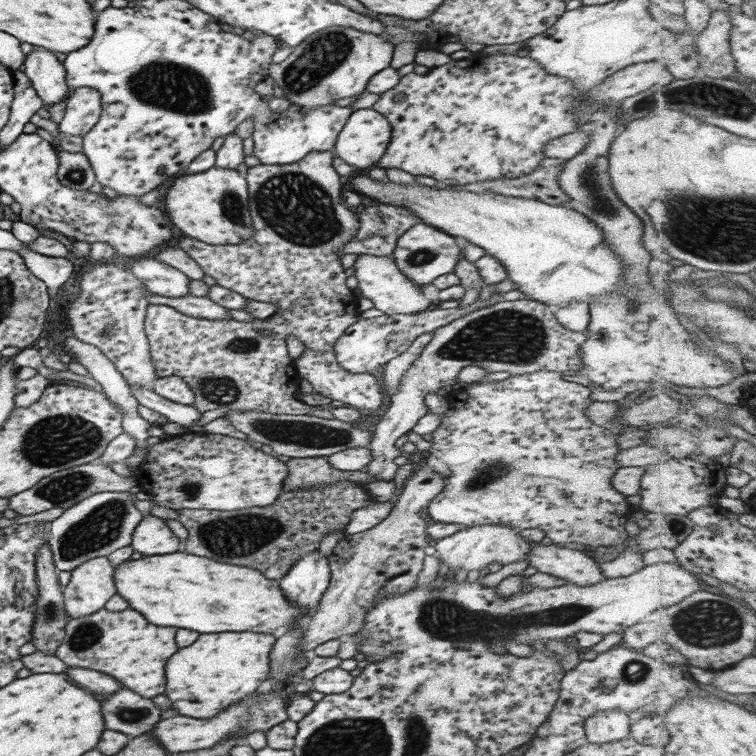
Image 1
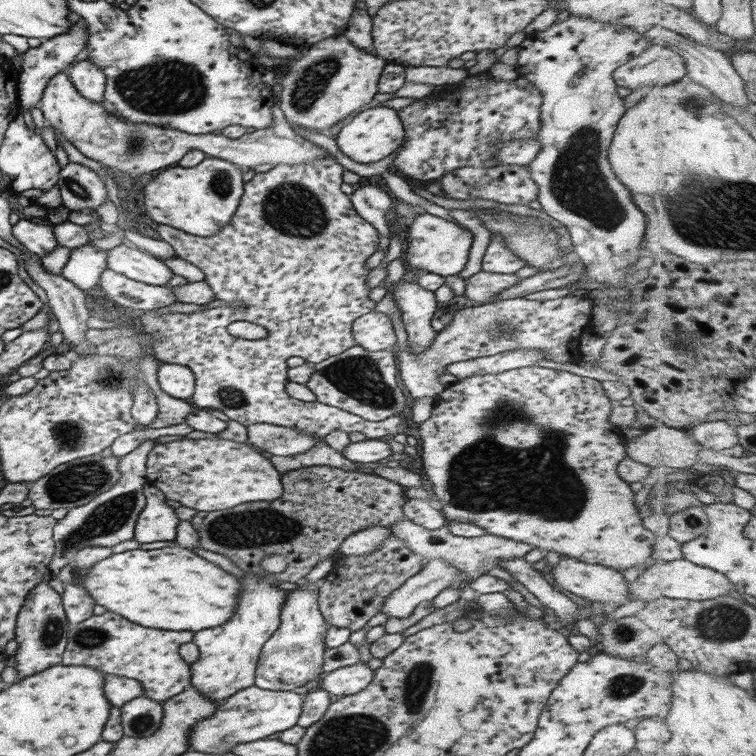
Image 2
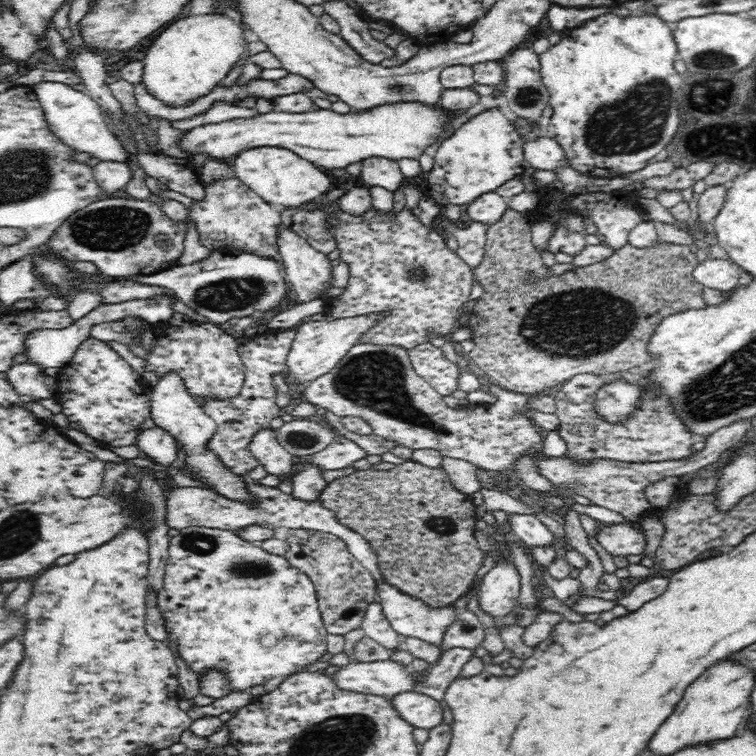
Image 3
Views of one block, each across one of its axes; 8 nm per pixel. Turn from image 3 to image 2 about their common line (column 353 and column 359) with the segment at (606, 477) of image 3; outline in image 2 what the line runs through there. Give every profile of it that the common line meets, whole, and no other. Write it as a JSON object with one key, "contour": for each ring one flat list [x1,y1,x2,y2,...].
{"contour":[[354,345,336,356,313,363,313,370,310,380,305,385,316,395,318,402,374,422,406,414,405,407,408,401,398,386,398,380,395,379,398,368,395,353,391,349,368,352,362,346]]}

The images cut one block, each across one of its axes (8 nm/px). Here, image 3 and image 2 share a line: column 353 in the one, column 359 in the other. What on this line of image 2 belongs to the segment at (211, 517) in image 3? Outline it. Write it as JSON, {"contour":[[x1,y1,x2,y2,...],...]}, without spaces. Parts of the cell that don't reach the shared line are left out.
{"contour":[[380,525,370,526,362,529,345,539,340,546,340,554,342,555,368,555,372,551,377,550,381,543,392,536,391,527]]}

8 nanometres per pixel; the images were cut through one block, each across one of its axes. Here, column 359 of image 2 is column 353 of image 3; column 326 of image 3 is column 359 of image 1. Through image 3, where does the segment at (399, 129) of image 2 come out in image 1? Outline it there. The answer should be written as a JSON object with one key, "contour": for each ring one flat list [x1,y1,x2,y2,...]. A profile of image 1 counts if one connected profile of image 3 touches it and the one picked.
{"contour":[[372,107,355,110,332,148,335,156,355,168,377,166,392,137,388,121,387,116]]}

